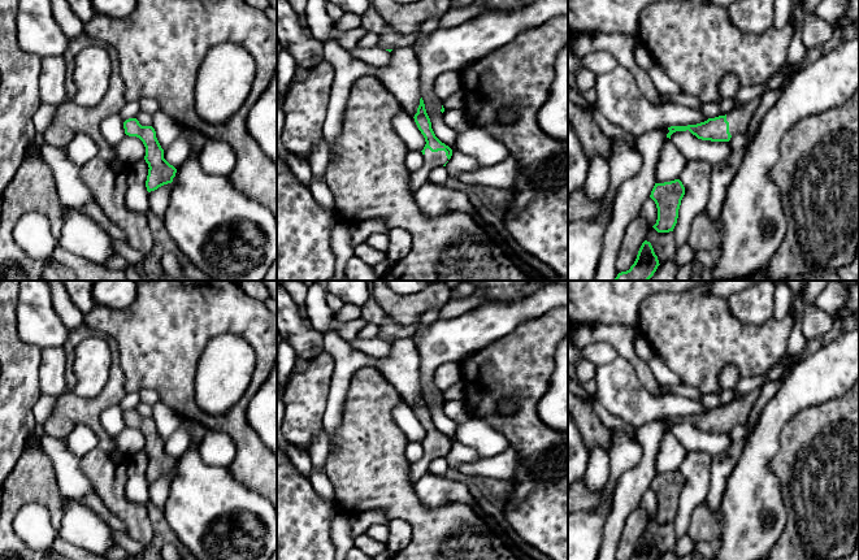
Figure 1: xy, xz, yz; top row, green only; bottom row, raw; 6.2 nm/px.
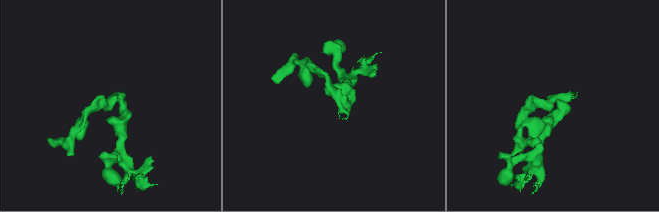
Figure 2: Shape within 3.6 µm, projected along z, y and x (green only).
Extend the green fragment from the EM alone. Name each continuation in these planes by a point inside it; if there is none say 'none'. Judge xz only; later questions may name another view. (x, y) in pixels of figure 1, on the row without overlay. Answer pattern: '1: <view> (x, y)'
1: xz (432, 451)

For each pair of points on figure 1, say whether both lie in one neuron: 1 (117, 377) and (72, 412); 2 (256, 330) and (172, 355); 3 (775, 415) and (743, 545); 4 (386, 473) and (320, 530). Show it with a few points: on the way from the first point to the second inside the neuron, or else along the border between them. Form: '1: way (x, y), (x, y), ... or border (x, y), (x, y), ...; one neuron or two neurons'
1: way (112, 390), (95, 407), (85, 411); one neuron
2: way (235, 325), (207, 325), (192, 338); one neuron
3: way (760, 447), (753, 465), (753, 512); one neuron
4: border (334, 498), (335, 506), (339, 509); two neurons

